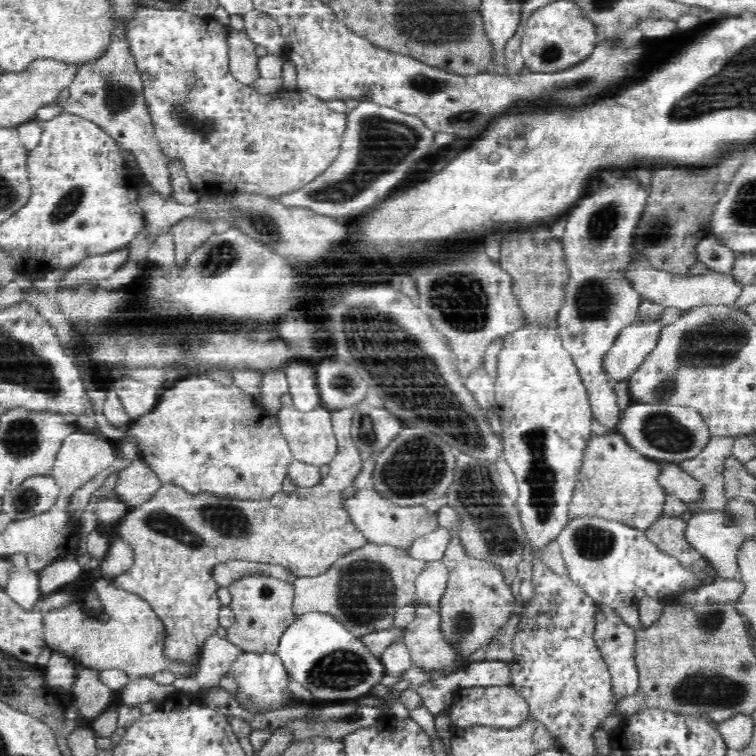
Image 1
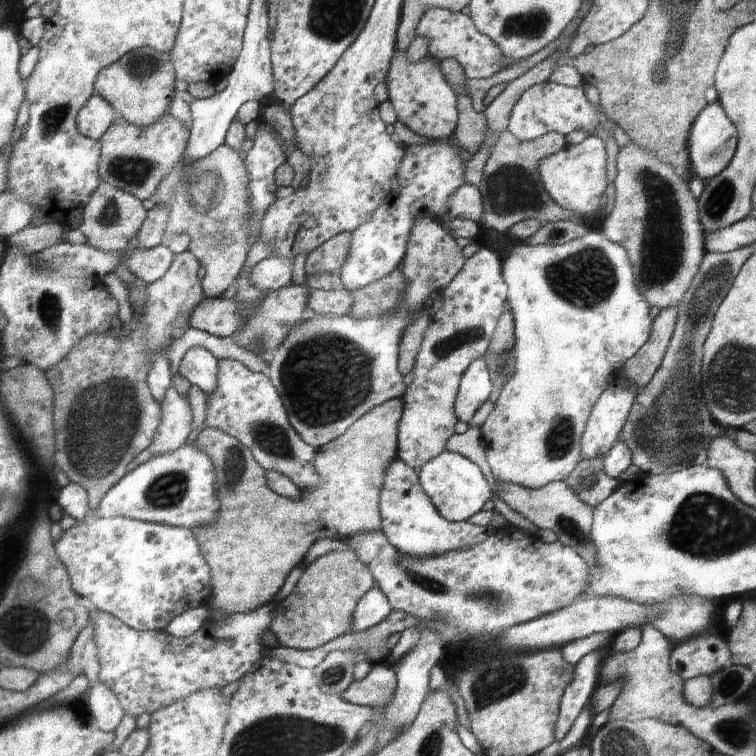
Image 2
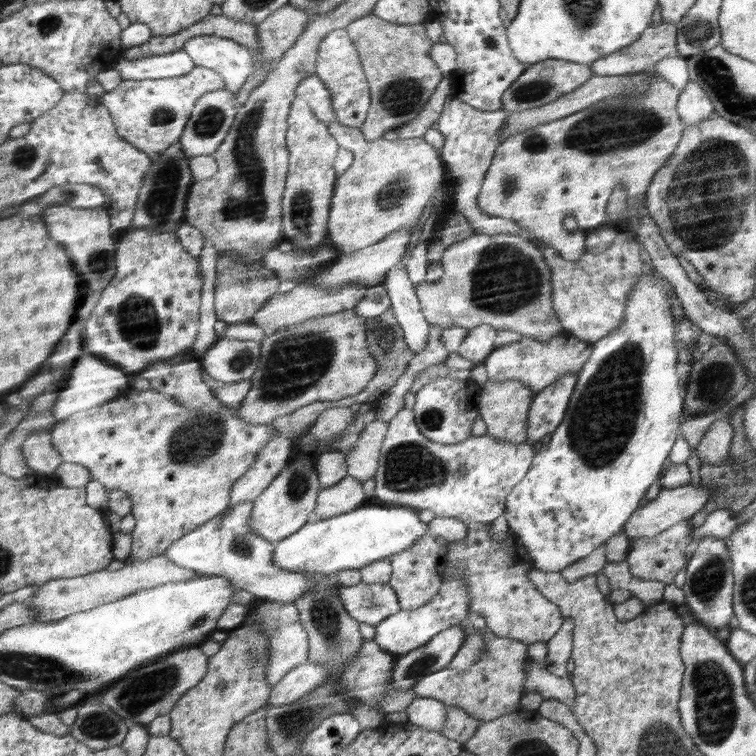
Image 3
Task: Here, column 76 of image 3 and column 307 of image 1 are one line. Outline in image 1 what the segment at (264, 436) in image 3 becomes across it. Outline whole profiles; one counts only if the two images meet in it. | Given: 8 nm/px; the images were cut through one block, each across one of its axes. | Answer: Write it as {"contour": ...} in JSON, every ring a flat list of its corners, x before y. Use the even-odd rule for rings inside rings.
{"contour":[[323,406,309,413,300,412,296,407,284,407,279,410,277,417,280,418,280,426,287,435,287,441,294,450,295,460,300,463,308,463,322,467,330,465,339,449,339,442,331,421,331,412]]}

